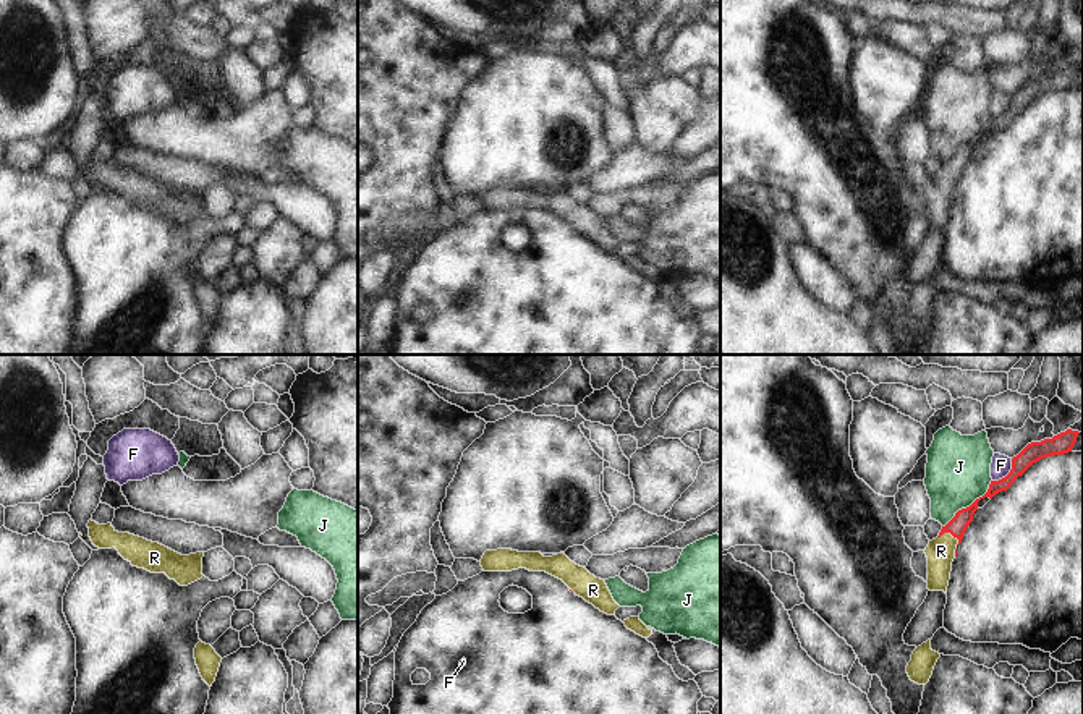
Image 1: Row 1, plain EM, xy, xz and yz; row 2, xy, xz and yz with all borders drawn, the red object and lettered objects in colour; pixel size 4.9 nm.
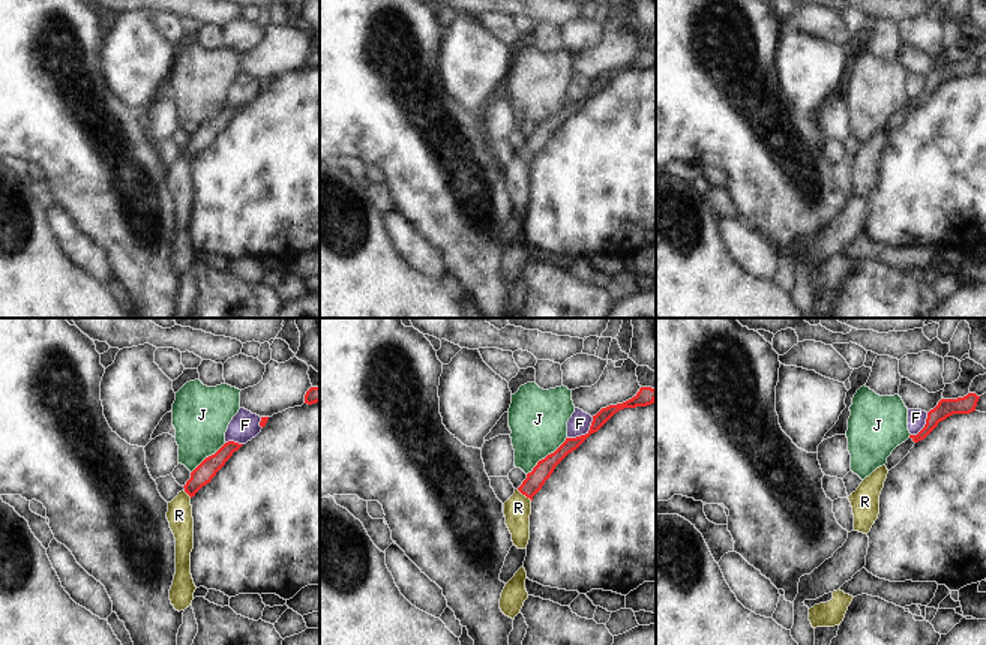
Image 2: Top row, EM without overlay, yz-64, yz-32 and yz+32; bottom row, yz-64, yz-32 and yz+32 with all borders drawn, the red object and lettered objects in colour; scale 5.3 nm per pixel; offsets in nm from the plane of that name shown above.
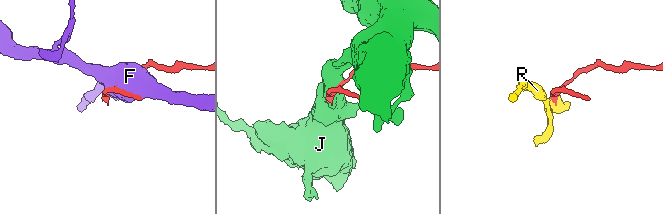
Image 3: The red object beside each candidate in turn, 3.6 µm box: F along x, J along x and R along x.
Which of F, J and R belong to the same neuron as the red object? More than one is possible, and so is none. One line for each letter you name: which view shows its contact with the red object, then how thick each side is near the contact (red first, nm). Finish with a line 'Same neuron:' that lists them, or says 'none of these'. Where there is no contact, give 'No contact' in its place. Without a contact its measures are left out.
R: Touches red in yz. Thickness 90 nm (red) against 140 nm
Same neuron: R.

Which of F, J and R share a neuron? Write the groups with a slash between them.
F / J / R

